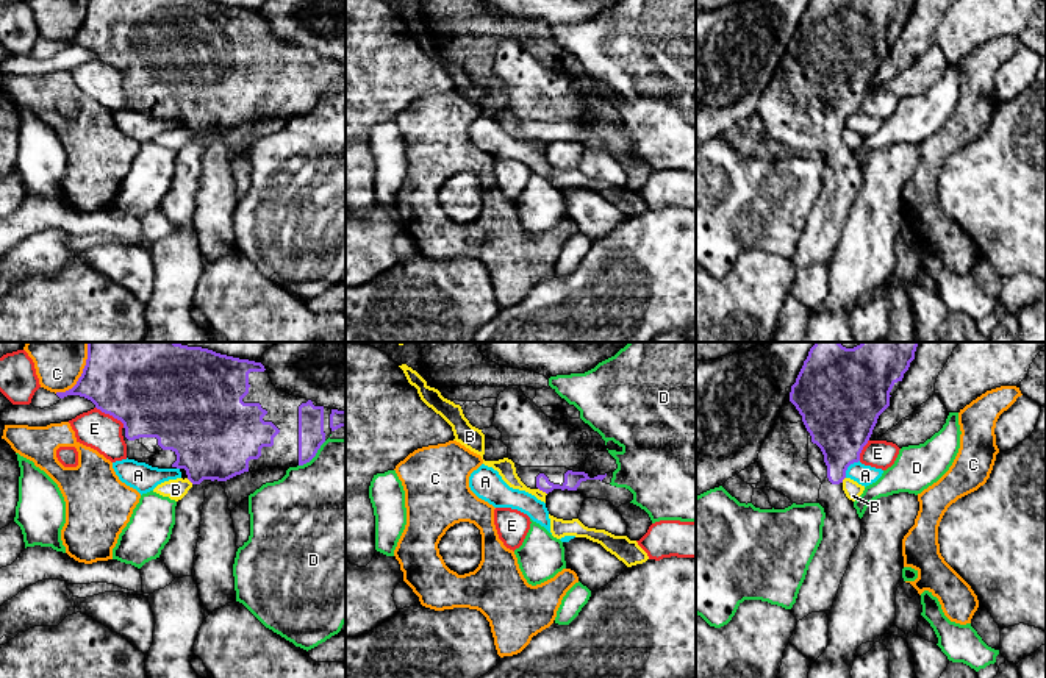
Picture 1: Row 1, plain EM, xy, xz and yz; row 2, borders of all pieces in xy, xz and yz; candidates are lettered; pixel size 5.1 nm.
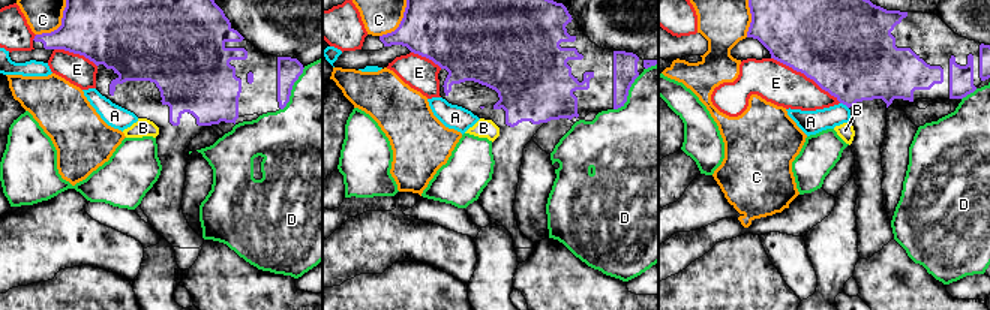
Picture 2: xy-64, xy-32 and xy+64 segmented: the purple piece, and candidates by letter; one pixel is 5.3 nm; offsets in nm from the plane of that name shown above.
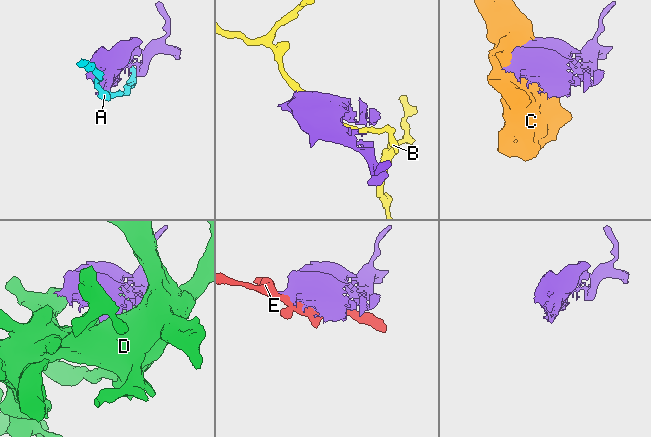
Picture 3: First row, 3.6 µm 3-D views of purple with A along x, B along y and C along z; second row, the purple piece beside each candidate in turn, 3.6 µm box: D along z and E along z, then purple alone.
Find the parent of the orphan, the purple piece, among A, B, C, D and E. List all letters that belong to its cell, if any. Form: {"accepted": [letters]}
{"accepted": []}

